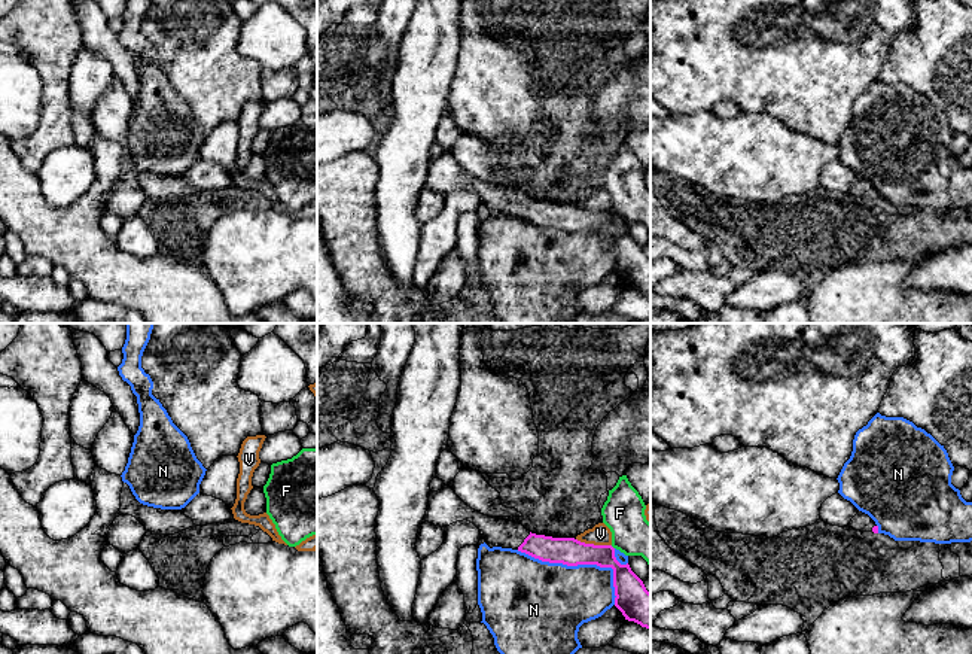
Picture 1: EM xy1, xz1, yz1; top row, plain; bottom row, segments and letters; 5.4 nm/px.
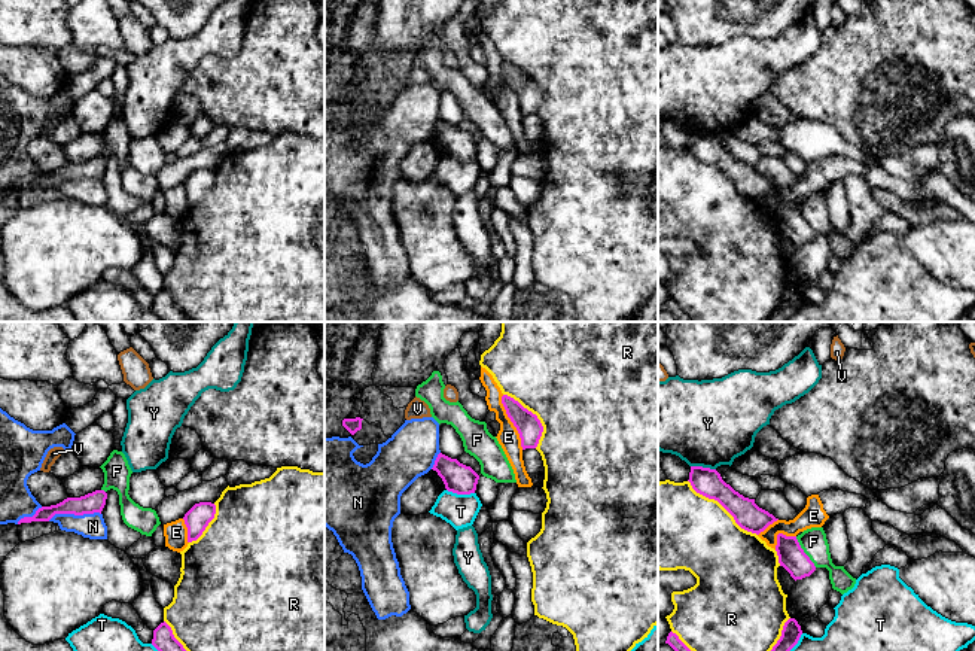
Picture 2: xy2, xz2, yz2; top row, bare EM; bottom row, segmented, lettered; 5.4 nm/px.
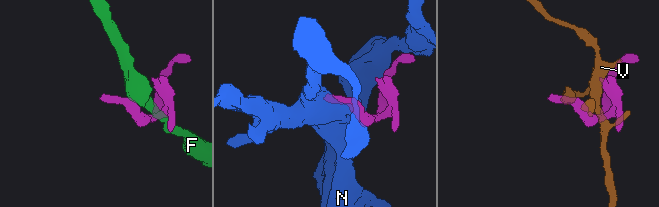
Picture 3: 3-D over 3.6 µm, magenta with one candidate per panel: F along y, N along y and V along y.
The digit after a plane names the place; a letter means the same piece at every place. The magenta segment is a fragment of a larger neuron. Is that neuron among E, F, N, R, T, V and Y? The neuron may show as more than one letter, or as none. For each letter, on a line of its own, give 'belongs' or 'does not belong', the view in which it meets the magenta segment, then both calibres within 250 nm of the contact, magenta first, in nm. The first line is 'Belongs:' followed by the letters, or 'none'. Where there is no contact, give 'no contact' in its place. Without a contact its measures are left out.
Belongs: none
E: does not belong | xz2 | 140/120 nm
F: does not belong | yz2 | 140/150 nm
N: does not belong | xz1 | 150/400 nm
R: does not belong | yz2 | 150/420 nm
T: does not belong | xz2 | 160/180 nm
V: does not belong | xz1 | 150/110 nm
Y: does not belong | yz2 | 150/460 nm

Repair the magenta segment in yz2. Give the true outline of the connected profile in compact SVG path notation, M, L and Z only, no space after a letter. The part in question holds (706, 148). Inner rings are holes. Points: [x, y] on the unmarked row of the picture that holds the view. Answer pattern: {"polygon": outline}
{"polygon": "M691 133L688 147L697 159L717 167L734 183L735 189L747 198L759 201L779 186L759 174L755 165L744 164L735 158L716 136Z"}

